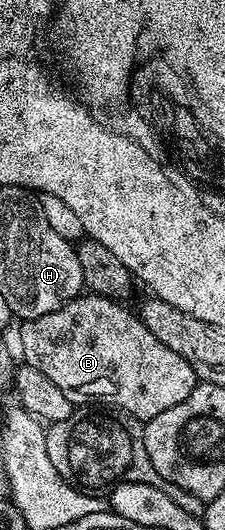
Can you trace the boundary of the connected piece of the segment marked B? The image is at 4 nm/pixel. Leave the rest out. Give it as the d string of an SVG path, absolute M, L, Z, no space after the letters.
M87 292L85 295L74 297L67 305L61 305L60 308L48 315L40 315L31 321L22 321L20 325L22 330L18 333L19 346L17 345L21 360L27 365L36 367L36 371L40 371L40 375L48 375L48 379L52 379L52 383L56 383L56 387L60 387L60 391L64 391L64 395L68 395L68 399L74 402L75 406L86 407L93 403L98 407L123 409L125 413L130 413L143 423L150 421L156 415L160 415L160 411L168 411L168 407L176 407L176 403L184 403L184 399L188 399L188 395L192 395L195 385L199 384L199 379L192 371L192 367L188 367L186 360L180 359L180 355L176 355L176 351L164 347L164 343L160 343L160 339L156 339L156 335L152 335L152 331L148 331L148 327L144 327L137 312L130 310L129 313L125 309L126 307L125 304L114 301L111 297L100 297L97 293Z

